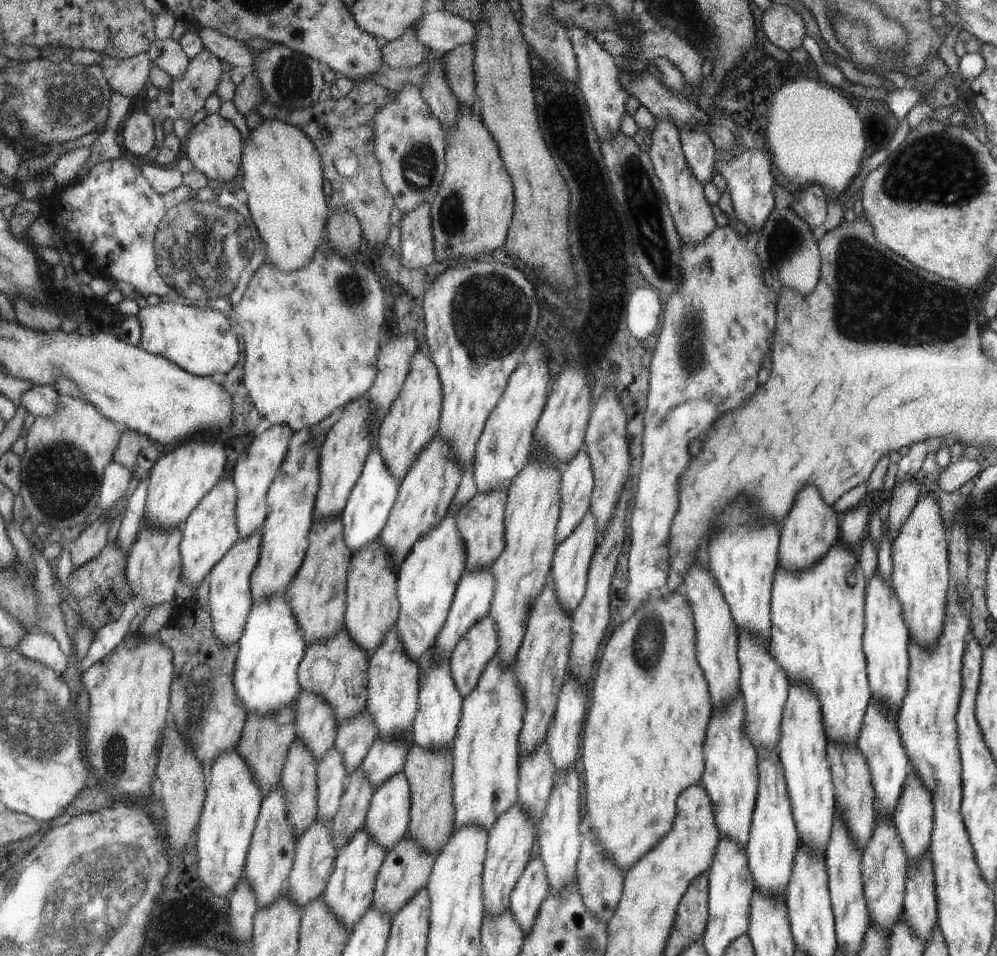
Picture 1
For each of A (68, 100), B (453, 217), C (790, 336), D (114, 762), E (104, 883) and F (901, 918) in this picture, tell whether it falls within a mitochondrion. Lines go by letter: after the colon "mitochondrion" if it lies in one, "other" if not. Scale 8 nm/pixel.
A: mitochondrion
B: mitochondrion
C: other
D: mitochondrion
E: mitochondrion
F: other

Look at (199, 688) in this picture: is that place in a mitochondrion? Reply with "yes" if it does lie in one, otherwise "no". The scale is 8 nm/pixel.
yes

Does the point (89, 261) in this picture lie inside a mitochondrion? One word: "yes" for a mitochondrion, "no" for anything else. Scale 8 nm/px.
no

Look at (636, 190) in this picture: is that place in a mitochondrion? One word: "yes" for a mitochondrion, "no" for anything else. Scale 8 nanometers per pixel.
yes

